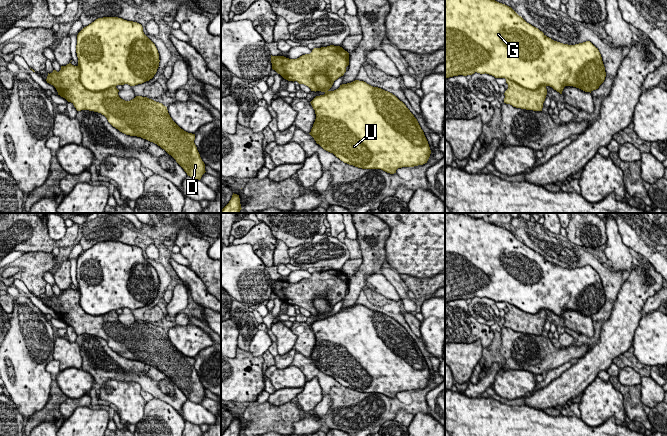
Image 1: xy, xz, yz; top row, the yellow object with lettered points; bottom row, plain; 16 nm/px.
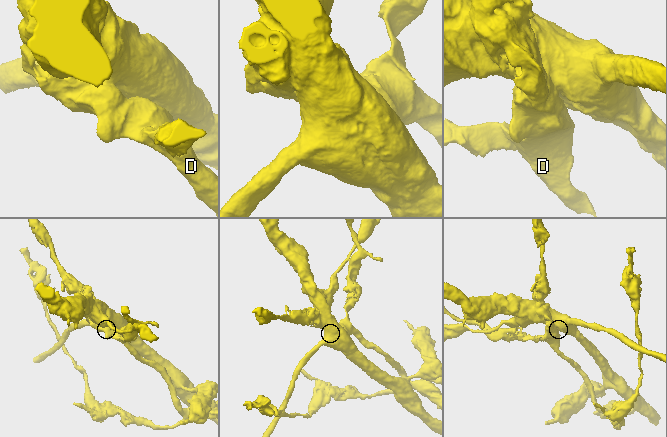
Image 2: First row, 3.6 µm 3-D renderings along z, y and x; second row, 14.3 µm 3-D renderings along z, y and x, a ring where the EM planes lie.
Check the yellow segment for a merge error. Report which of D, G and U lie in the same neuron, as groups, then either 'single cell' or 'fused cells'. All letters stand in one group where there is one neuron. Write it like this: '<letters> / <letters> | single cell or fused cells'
D / G U | fused cells

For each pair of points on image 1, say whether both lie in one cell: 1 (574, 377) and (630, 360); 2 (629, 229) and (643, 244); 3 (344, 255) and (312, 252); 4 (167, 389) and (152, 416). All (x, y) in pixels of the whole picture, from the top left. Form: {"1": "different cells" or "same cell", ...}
{"1": "different cells", "2": "same cell", "3": "same cell", "4": "different cells"}

